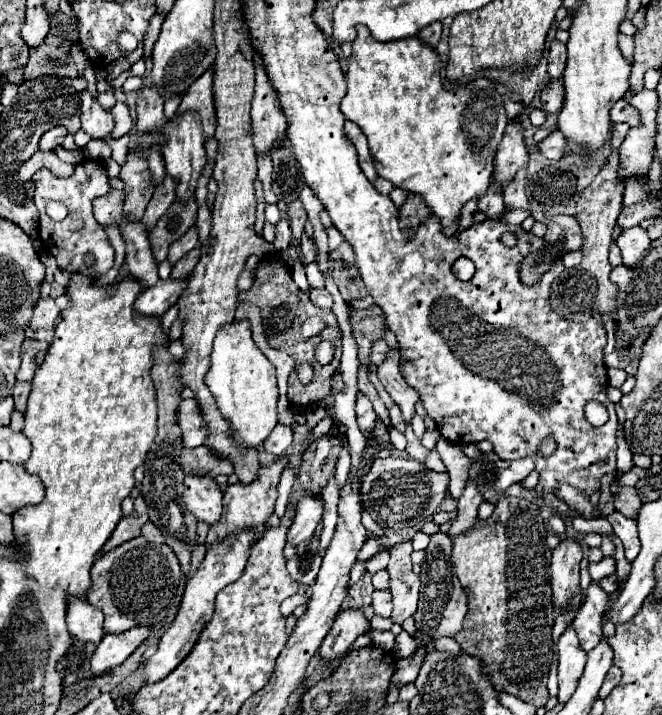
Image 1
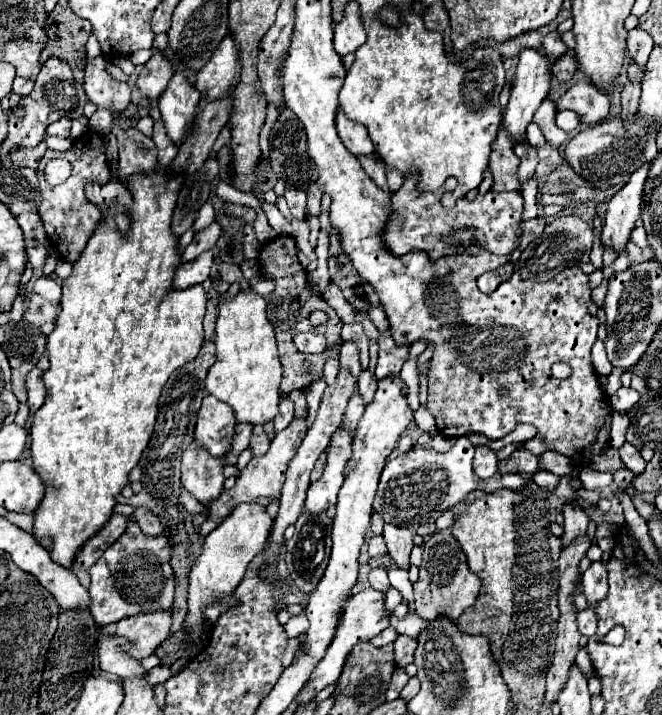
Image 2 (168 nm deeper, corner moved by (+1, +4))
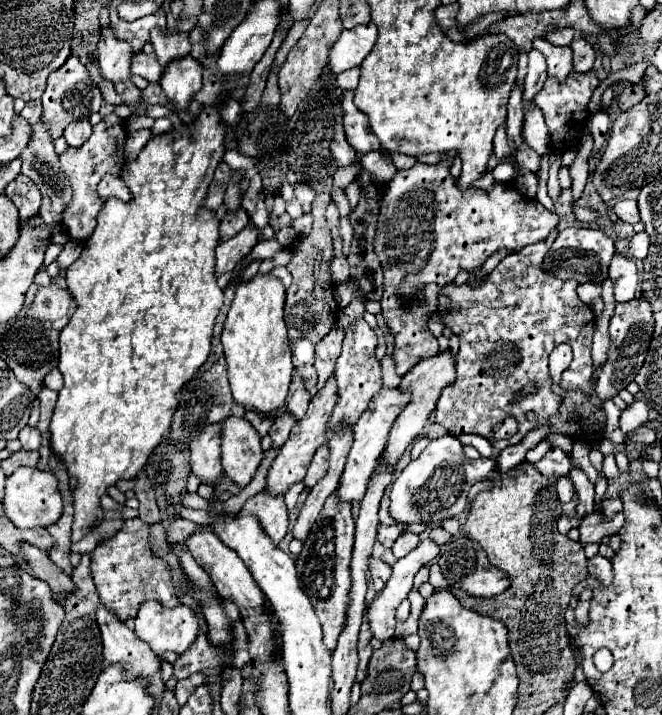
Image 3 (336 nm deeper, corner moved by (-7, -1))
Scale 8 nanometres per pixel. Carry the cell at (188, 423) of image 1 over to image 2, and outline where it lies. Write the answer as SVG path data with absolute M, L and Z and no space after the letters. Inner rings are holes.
M205 396L203 404L197 412L195 424L195 440L211 452L211 456L221 458L229 448L231 436L235 430L235 418L229 404L215 400L213 396Z

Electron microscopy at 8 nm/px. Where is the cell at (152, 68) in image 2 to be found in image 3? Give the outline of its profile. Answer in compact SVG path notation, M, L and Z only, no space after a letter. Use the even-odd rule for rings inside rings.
M153 29L151 43L153 43L155 55L159 57L159 63L163 67L173 59L189 55L189 51L191 51L189 33L167 33L167 29Z

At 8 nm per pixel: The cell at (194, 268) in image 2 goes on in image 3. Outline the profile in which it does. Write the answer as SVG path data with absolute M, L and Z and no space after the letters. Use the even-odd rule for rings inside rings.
M249 223L241 233L237 233L233 239L223 241L217 247L217 275L229 273L237 267L237 263L251 253L251 249L257 243L257 227Z

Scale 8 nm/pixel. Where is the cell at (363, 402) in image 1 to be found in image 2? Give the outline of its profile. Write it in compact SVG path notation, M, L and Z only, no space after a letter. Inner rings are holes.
M361 372L361 376L359 376L359 394L361 394L361 398L369 404L371 400L373 400L373 394L375 394L375 390L377 390L377 380L375 380L375 376L371 374L371 372Z

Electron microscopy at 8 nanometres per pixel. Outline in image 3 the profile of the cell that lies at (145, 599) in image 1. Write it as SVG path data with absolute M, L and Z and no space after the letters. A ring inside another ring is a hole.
M127 519L115 535L99 541L91 553L91 573L103 605L107 605L107 609L117 613L123 621L133 619L139 605L149 599L155 599L165 607L177 607L181 603L171 581L171 569L163 559L151 553L149 525L141 519Z

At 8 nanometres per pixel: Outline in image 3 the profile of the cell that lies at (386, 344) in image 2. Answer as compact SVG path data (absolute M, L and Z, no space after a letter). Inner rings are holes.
M447 153L437 165L415 163L407 171L397 171L387 183L381 201L373 245L385 273L381 307L395 335L395 363L399 375L439 351L427 321L435 313L439 289L443 285L453 283L461 271L481 269L487 257L499 249L519 251L547 239L559 223L559 217L539 201L523 197L513 181L497 181L491 191L459 189L449 173L453 159L455 153ZM403 297L411 297L411 307L403 309Z

